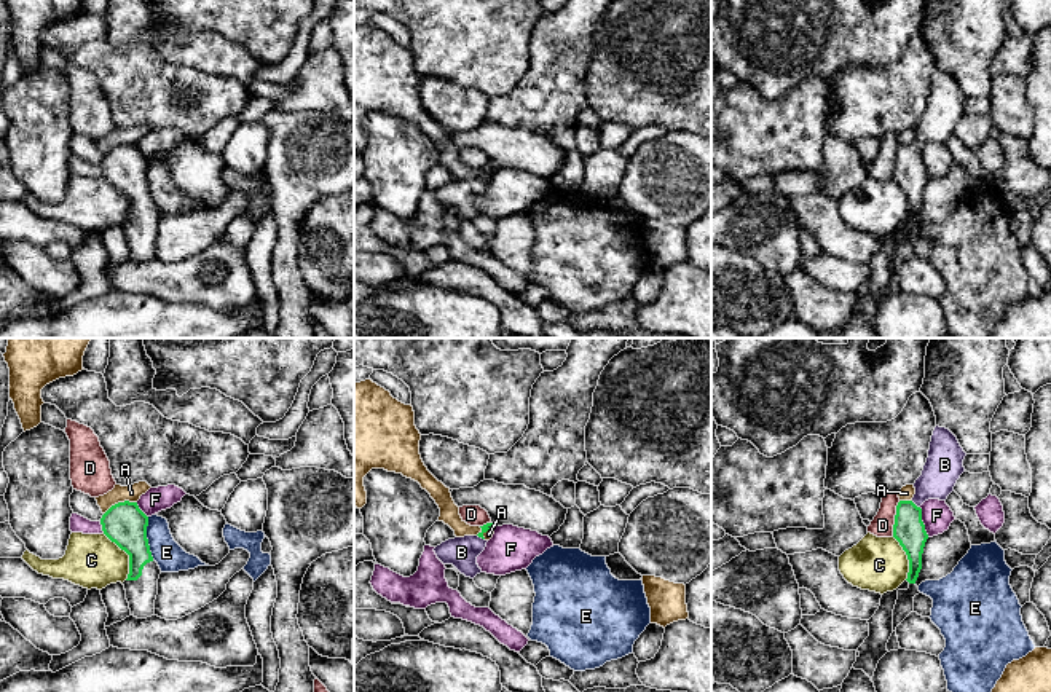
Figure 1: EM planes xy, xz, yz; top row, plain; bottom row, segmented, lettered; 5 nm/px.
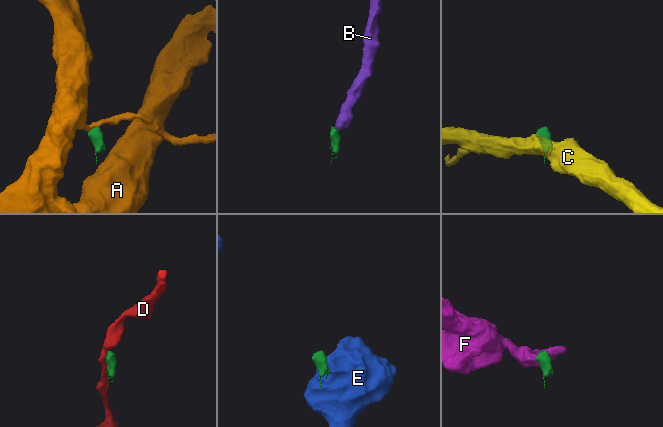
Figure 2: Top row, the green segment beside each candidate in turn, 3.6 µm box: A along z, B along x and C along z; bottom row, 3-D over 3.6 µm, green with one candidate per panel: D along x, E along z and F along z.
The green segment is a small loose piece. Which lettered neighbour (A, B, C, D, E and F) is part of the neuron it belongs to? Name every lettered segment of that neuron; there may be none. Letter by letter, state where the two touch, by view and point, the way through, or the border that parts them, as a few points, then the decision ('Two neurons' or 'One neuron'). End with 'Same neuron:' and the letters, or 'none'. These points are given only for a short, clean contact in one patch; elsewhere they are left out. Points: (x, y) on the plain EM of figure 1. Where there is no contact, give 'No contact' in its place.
A: Touches green at xy (120, 145). Boundary: xy (136, 144), (118, 144), (104, 157). Two neurons
B: Touches green at yz (914, 147). Path across: yz (909, 174), (909, 153), (914, 147), (940, 118), (943, 110). One neuron
C: Touches green at xy (128, 196). Boundary: xy (102, 176), (128, 198), (126, 222). Two neurons
D: Touches green at yz (895, 161). Boundary: yz (900, 144), (895, 153), (892, 177). Two neurons
E: Touches green at xy (145, 180). Boundary: xy (147, 160), (147, 187), (153, 201). Two neurons
F: Touches green at yz (922, 165). Boundary: yz (919, 150), (924, 172), (928, 179). Two neurons
Same neuron: B

